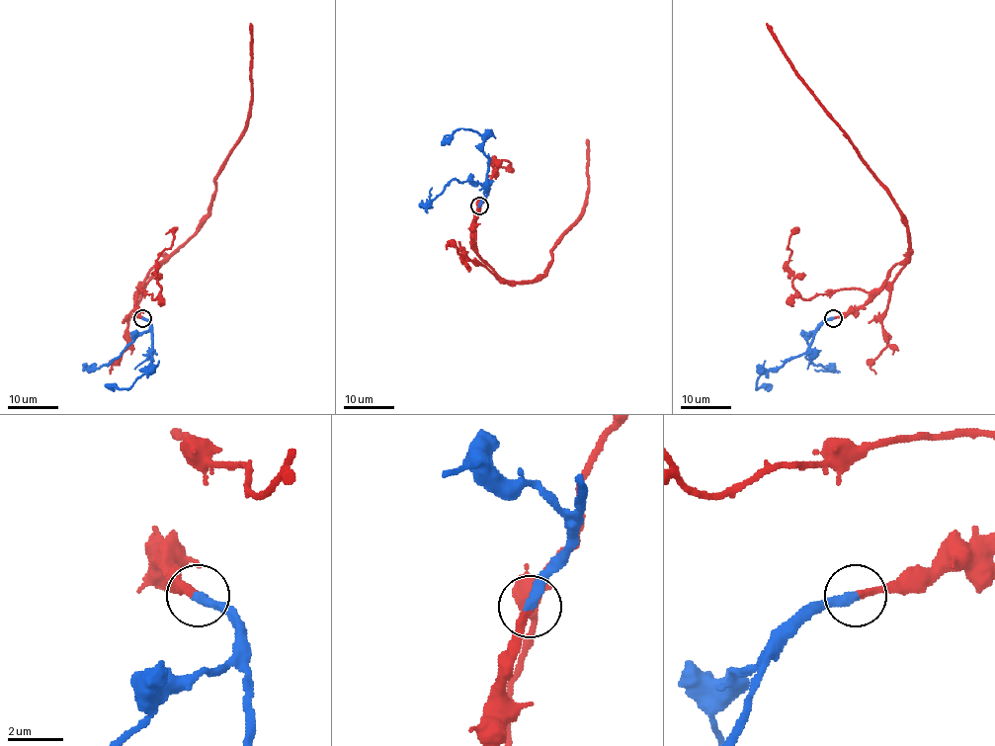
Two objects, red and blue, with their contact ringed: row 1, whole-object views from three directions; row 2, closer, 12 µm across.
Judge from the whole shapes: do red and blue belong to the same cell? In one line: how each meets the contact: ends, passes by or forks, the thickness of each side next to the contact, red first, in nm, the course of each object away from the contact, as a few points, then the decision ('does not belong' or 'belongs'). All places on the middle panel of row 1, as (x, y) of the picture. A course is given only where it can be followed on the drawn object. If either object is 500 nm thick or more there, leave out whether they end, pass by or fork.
red ends; blue ends; calibres 260 and 360 nm; course red (479, 207), (472, 248), (507, 281), (538, 280), (551, 263), (553, 247), (578, 221), (586, 204), (587, 138); course blue (479, 207), (488, 187), (488, 156), (482, 150), (482, 137), (475, 131), (456, 129), (441, 145); belongs

